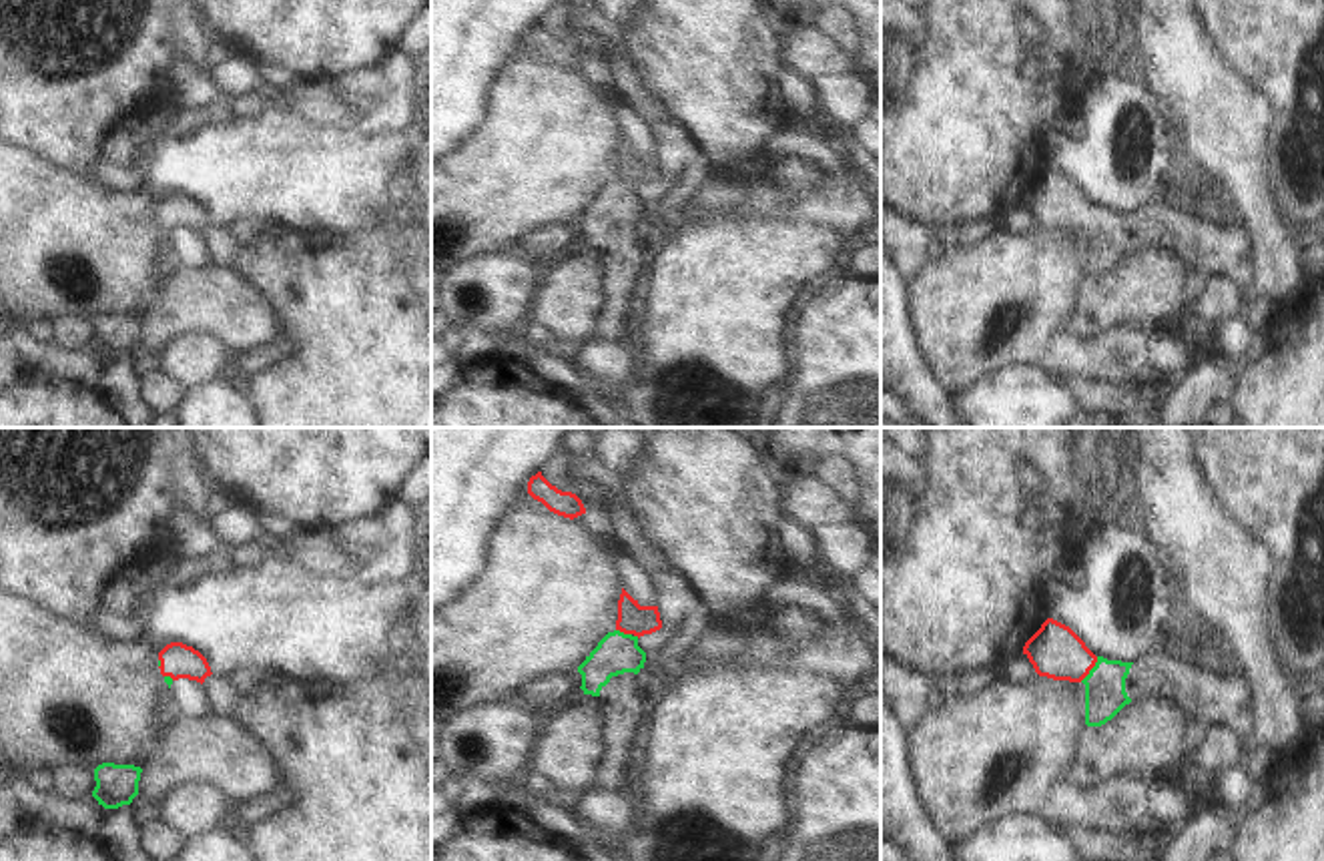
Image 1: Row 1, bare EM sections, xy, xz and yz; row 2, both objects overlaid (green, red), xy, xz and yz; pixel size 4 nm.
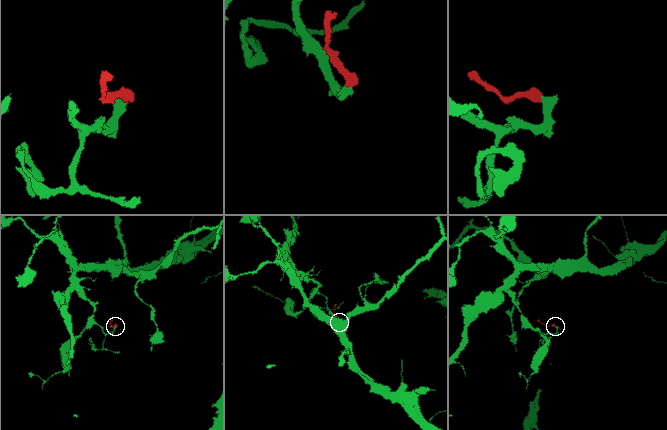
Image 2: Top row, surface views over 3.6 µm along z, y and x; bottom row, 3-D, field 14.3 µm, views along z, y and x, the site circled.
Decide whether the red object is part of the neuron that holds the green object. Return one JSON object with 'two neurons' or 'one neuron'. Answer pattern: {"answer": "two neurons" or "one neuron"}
{"answer": "one neuron"}

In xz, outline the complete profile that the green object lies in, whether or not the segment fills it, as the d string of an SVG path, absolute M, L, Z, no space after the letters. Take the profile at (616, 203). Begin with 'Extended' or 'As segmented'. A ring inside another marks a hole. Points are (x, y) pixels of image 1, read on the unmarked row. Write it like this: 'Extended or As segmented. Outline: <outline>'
Extended. Outline: M622 138L616 181L608 183L578 217L584 245L604 251L606 307L594 331L598 339L622 341L626 337L630 299L646 253L636 227L646 213L638 189L660 179L658 157L640 157Z

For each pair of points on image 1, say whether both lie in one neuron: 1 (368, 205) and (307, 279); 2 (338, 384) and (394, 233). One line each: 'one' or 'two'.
1: two
2: one

